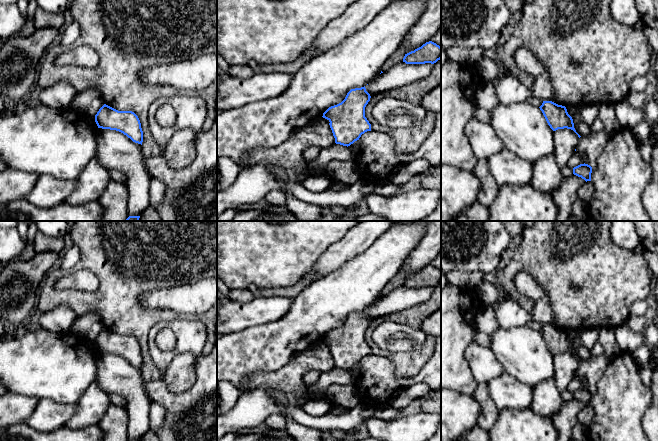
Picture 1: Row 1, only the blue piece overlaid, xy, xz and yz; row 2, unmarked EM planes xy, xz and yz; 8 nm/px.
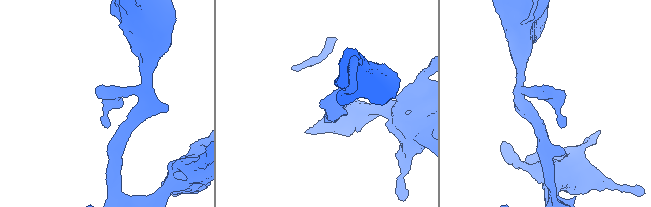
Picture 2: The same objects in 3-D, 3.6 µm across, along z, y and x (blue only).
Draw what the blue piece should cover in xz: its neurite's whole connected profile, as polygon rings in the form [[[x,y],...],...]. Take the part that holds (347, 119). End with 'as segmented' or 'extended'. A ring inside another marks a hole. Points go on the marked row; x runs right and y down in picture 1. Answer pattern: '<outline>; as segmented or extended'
[[[365,86],[351,89],[341,103],[323,113],[322,117],[330,122],[336,144],[348,147],[362,134],[371,131],[371,124],[365,117],[365,107],[370,98]]]; as segmented

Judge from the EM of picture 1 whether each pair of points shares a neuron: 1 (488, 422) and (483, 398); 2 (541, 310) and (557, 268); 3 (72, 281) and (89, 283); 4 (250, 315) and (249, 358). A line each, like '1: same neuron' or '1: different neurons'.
1: same neuron
2: different neurons
3: same neuron
4: different neurons

